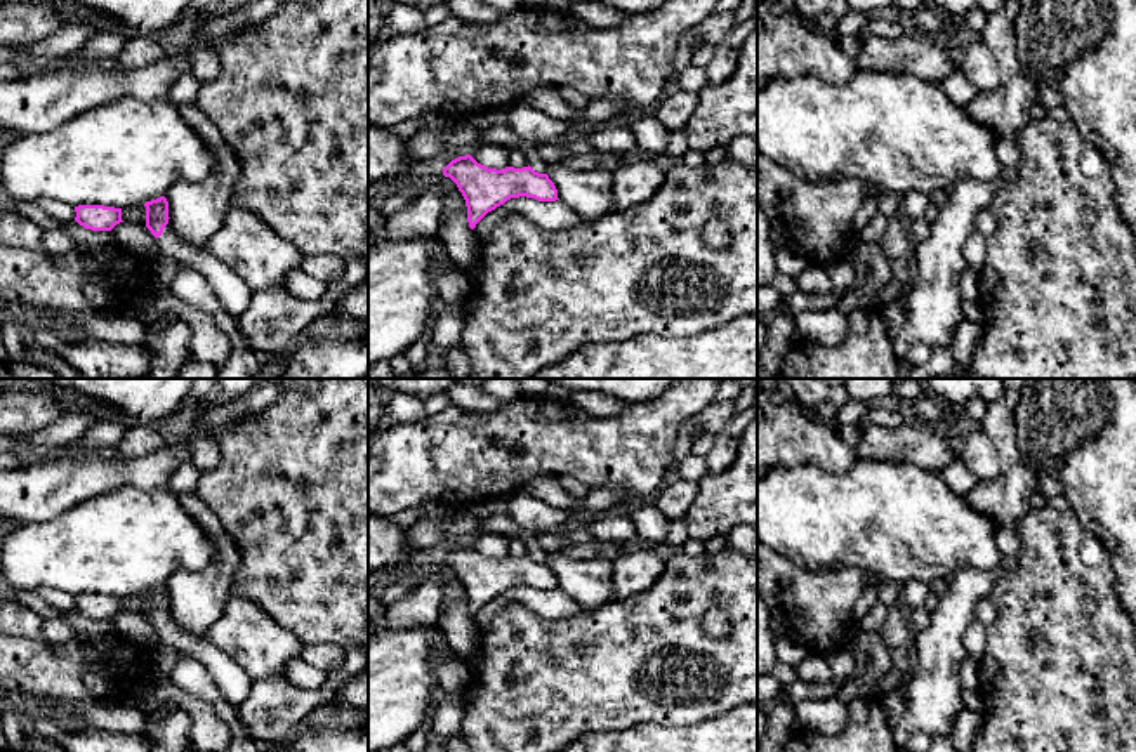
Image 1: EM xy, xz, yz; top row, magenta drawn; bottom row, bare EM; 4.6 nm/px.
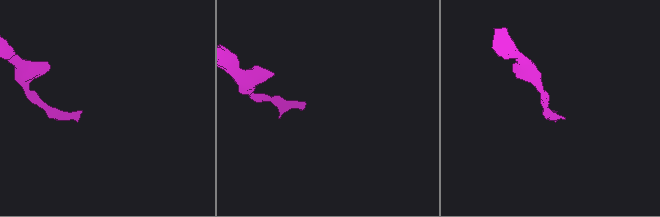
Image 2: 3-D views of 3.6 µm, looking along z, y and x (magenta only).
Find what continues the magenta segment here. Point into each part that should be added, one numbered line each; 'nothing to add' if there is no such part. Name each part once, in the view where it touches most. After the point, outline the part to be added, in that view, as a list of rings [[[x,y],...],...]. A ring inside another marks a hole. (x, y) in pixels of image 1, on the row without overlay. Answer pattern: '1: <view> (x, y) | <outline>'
1: xy (233, 683) | [[[168,613],[163,617],[163,622],[156,627],[156,632],[162,644],[179,648],[184,656],[195,658],[208,669],[221,695],[229,705],[240,707],[245,702],[254,681],[214,643],[182,632],[174,625]]]

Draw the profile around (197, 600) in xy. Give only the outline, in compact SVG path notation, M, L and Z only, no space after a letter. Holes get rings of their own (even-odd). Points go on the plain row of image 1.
M179 493L175 497L205 530L215 545L215 554L201 570L177 570L167 580L168 615L182 632L207 639L208 629L219 620L231 596L241 554L215 512L198 495Z

